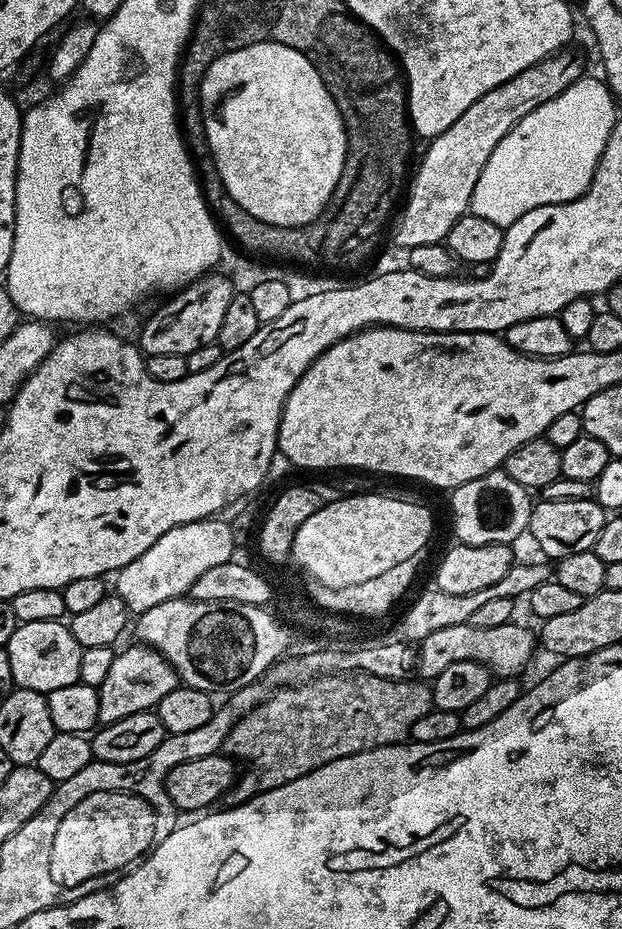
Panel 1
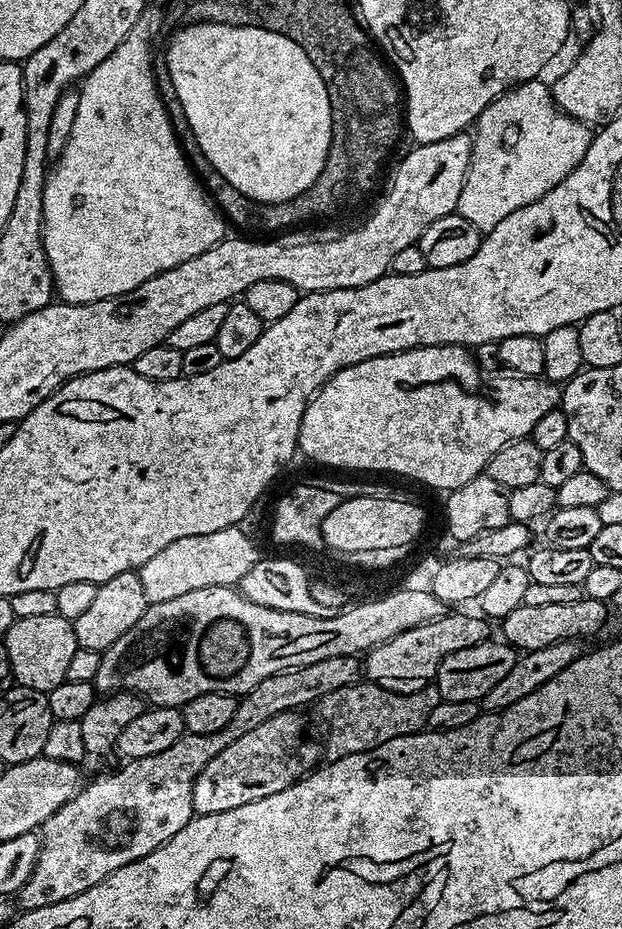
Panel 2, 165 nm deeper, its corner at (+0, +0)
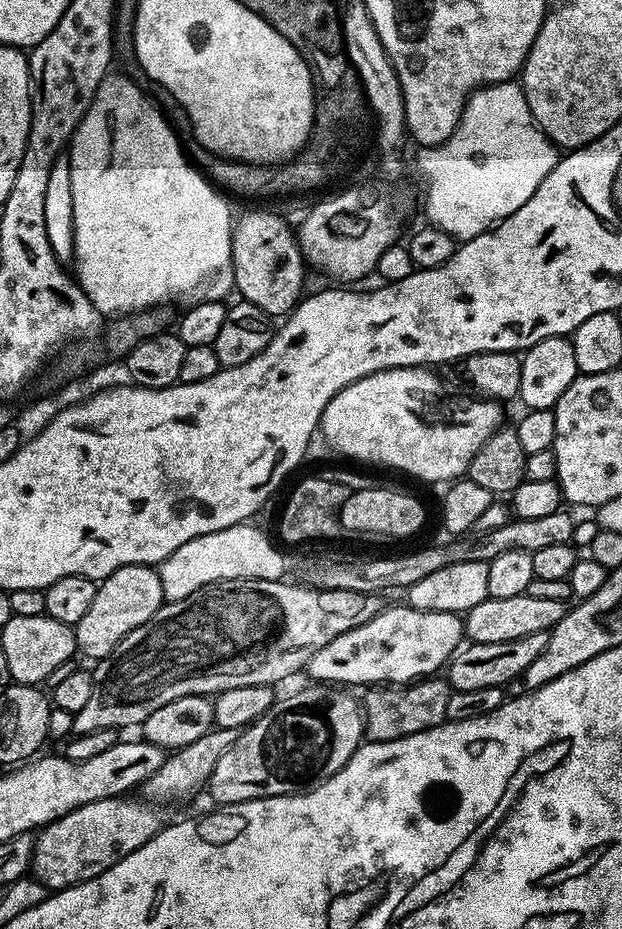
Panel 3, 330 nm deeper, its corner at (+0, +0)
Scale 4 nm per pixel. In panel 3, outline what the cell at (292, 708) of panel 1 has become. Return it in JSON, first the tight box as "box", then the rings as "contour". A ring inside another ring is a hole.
{"box":[362,678,452,742],"contour":[[[421,678],[403,686],[376,686],[365,691],[368,693],[362,696],[362,711],[367,739],[372,742],[397,740],[445,723],[448,720],[446,706],[452,691],[452,685],[444,678]]]}

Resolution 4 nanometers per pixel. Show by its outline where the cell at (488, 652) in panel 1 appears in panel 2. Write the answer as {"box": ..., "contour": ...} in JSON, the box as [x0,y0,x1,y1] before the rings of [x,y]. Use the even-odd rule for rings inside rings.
{"box":[362,610,490,682],"contour":[[[456,610],[451,614],[445,614],[426,622],[422,626],[414,626],[414,630],[406,630],[402,634],[398,634],[398,638],[390,638],[390,642],[382,642],[371,652],[367,653],[362,660],[362,672],[369,681],[372,682],[392,682],[388,680],[416,680],[412,682],[428,682],[435,677],[438,666],[442,662],[442,658],[446,658],[450,654],[454,654],[454,650],[466,650],[466,646],[478,646],[482,641],[489,639],[490,627],[489,621],[483,615],[463,616],[463,611]]]}

